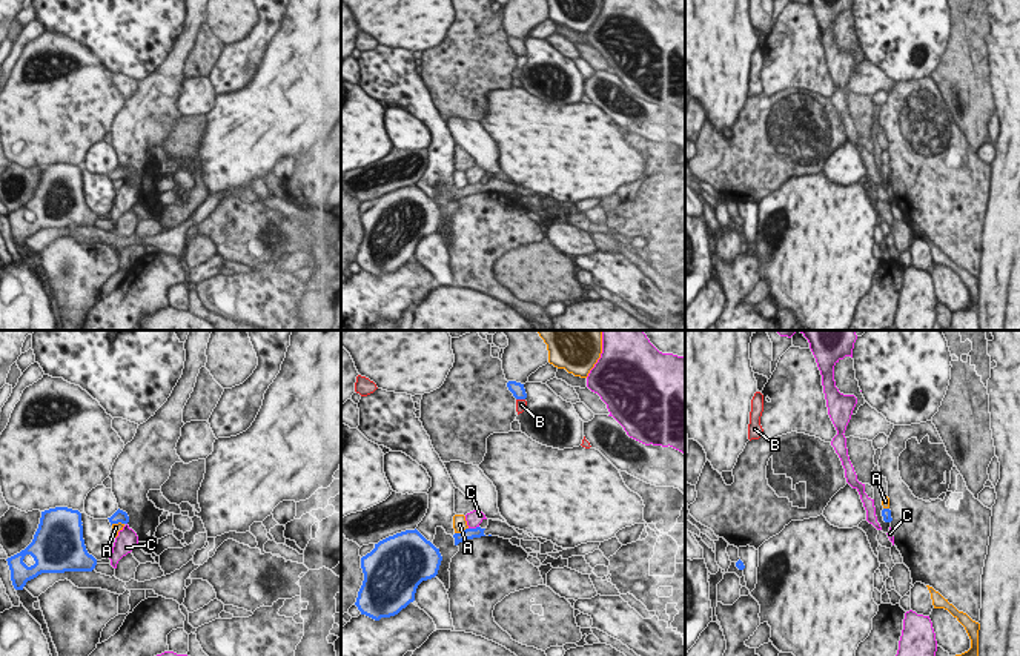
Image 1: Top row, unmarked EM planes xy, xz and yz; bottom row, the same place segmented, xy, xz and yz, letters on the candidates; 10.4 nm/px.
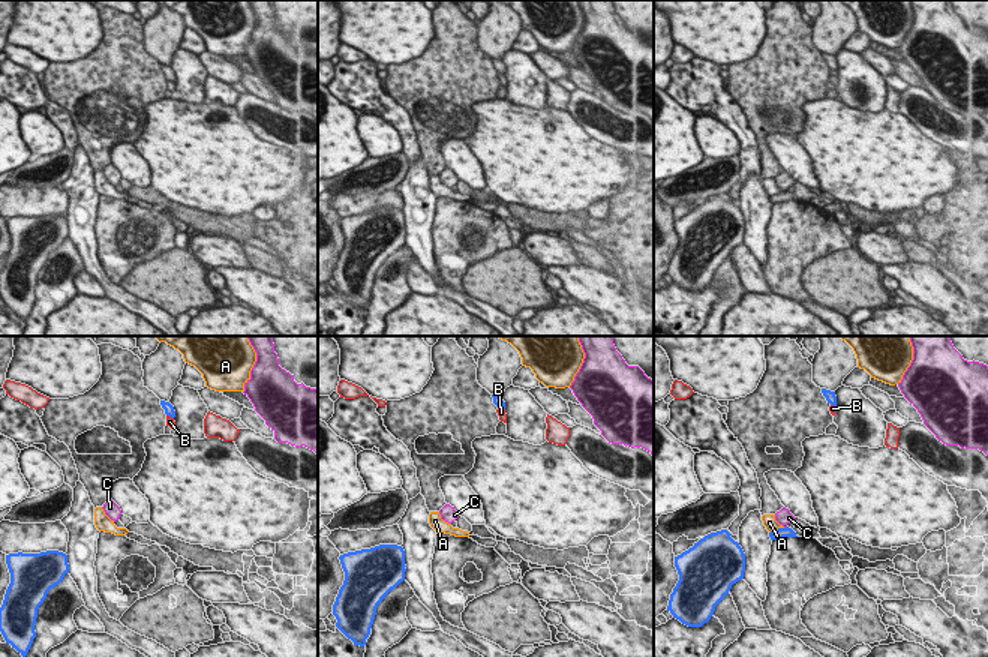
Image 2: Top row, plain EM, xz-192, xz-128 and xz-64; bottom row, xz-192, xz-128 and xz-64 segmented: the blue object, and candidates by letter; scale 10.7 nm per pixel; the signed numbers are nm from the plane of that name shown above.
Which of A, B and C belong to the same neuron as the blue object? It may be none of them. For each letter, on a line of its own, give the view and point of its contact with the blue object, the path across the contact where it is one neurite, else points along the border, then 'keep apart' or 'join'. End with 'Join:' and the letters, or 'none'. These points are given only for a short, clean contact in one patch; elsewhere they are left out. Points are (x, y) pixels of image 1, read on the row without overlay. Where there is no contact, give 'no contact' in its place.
A: xz (463, 188) | keep apart
B: xz (521, 54) | keep apart
C: xz (473, 185) | along xz (478, 182), (469, 185) | keep apart
Join: none

